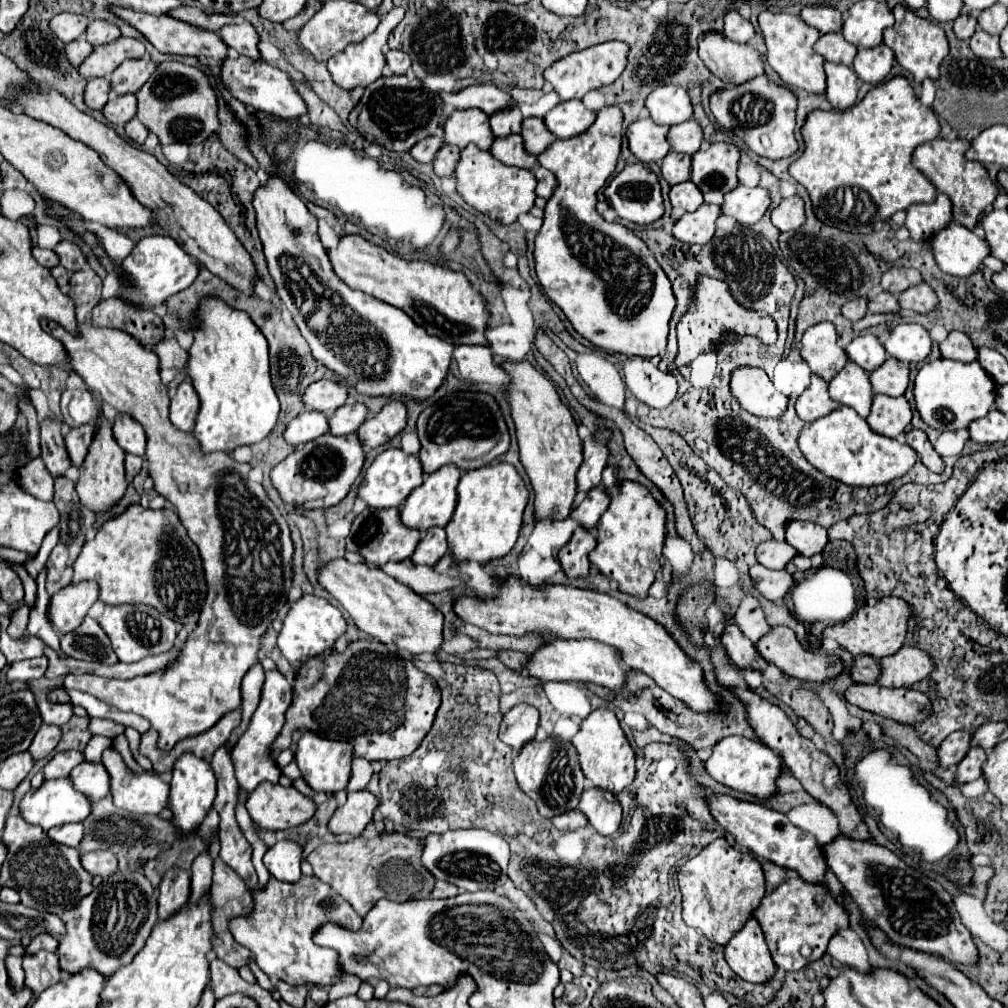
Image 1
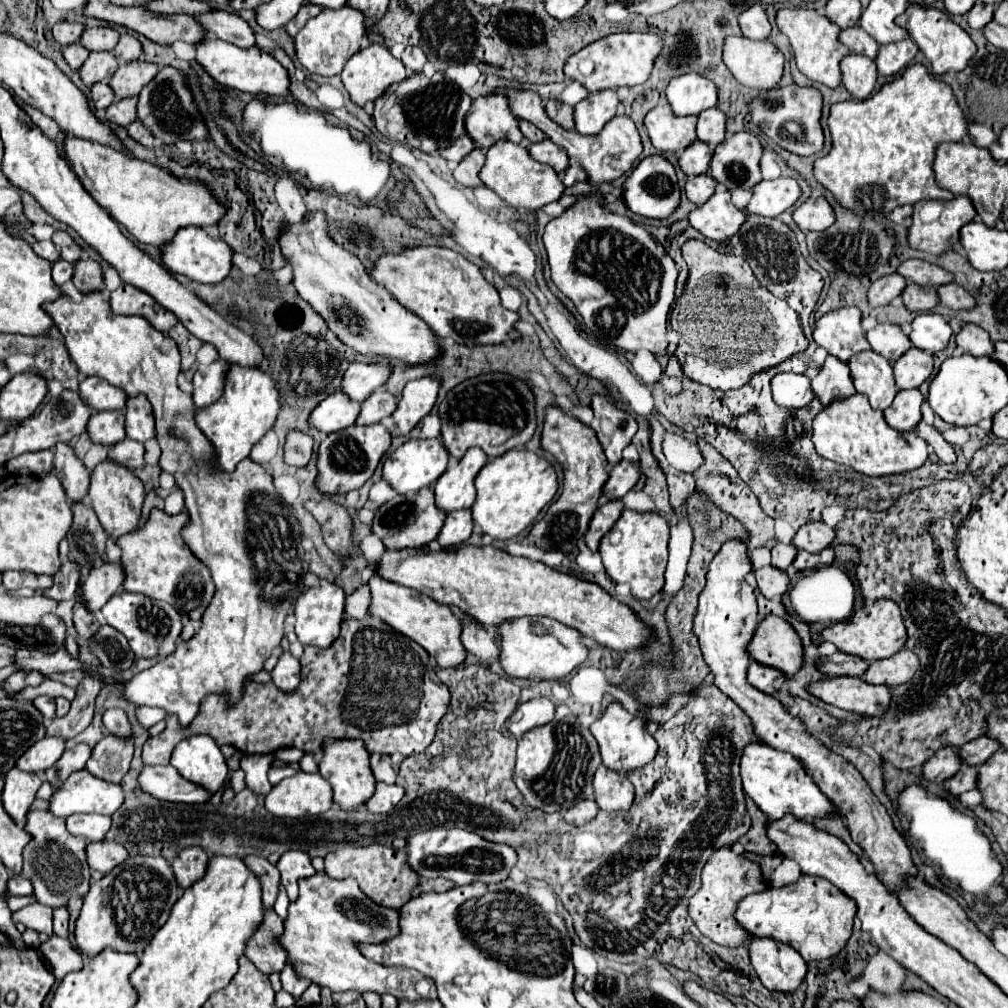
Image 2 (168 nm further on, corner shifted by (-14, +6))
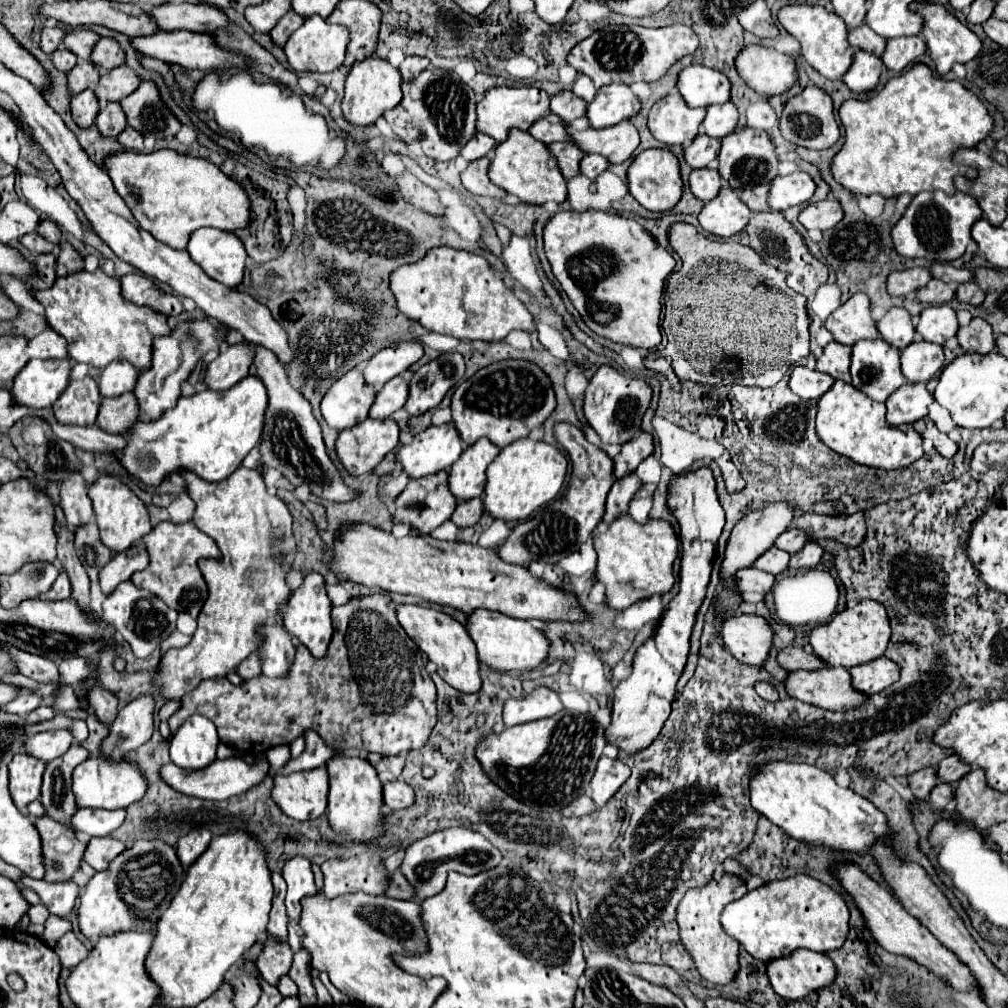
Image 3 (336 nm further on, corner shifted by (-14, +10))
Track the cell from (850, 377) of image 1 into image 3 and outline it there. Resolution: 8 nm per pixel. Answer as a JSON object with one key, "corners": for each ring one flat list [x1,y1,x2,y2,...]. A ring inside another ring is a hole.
{"corners":[[882,338,862,340,852,346,850,374,852,374,852,384,876,402,886,402,886,398,906,382,906,378,900,370,900,350,896,346,890,346]]}

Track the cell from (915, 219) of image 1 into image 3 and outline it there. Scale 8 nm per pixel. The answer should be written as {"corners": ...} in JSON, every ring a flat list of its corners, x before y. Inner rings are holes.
{"corners":[[920,192,912,198,904,216,894,224,890,236,896,254,902,258,952,262,966,252,966,246,972,242,970,236,972,224,980,218,982,218,982,208,972,196,964,192,956,192,954,196,948,196,944,192]]}

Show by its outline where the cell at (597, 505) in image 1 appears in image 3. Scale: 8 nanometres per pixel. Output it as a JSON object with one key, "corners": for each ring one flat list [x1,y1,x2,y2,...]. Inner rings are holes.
{"corners":[[640,432,634,440,622,444,622,452,614,458,614,474,622,478,638,468,638,464,654,452,654,438,648,432]]}

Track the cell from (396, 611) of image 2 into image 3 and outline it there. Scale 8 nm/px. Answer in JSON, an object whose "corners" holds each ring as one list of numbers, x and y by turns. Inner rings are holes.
{"corners":[[398,606,396,612,398,612,400,626,418,644,418,648,430,658,430,662,436,664,438,676,442,676,442,680,448,686,452,686,464,694,474,694,482,688,476,646,460,622,456,622,452,616,448,616,444,612,438,612,432,608,422,608,422,606]]}

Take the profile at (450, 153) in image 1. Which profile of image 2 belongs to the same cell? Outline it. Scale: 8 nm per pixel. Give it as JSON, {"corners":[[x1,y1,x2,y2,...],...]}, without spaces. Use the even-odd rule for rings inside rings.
{"corners":[[474,148,474,150,466,156,466,160,462,160,462,162,456,166,454,178,456,178,460,184,470,186,470,188,482,186,482,182,480,182,480,178,478,178,478,172,480,172,482,166,484,166,484,152,478,150,478,148]]}

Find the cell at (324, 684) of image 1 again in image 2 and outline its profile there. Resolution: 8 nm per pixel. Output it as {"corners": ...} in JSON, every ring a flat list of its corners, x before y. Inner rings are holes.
{"corners":[[366,616,364,620,346,618,342,622,342,632,338,640,328,648,306,646,300,664,302,682,292,694,284,694,268,682,250,682,246,684,244,698,230,708,226,706,224,698,208,696,200,706,200,714,188,728,182,728,176,716,166,716,164,732,154,738,148,738,148,742,144,744,144,764,170,764,170,756,176,744,196,734,210,734,218,746,232,744,244,754,268,754,284,746,294,746,304,752,318,754,324,740,360,738,364,740,368,752,400,752,404,756,414,756,424,752,432,744,436,726,450,706,448,686,436,682,434,676,428,672,428,652,414,640,402,636,400,632,392,630,390,626,372,616]]}

